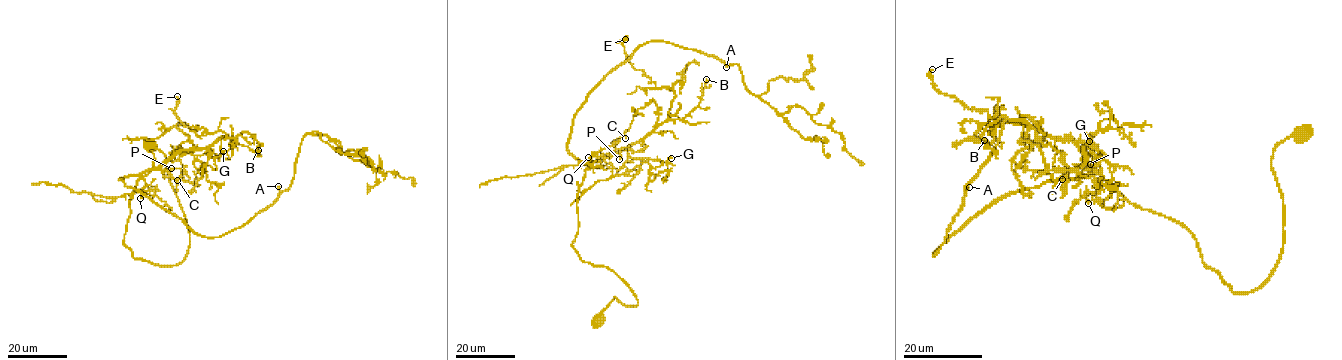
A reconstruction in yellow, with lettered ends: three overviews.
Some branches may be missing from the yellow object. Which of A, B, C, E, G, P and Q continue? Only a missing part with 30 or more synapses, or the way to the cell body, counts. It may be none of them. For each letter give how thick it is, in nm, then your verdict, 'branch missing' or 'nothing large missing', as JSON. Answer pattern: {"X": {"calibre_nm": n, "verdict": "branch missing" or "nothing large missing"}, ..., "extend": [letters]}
{"A": {"calibre_nm": 240, "verdict": "branch missing"}, "B": {"calibre_nm": 100, "verdict": "nothing large missing"}, "C": {"calibre_nm": 80, "verdict": "nothing large missing"}, "E": {"calibre_nm": 130, "verdict": "nothing large missing"}, "G": {"calibre_nm": 340, "verdict": "nothing large missing"}, "P": {"calibre_nm": 280, "verdict": "nothing large missing"}, "Q": {"calibre_nm": 150, "verdict": "nothing large missing"}, "extend": ["A"]}

